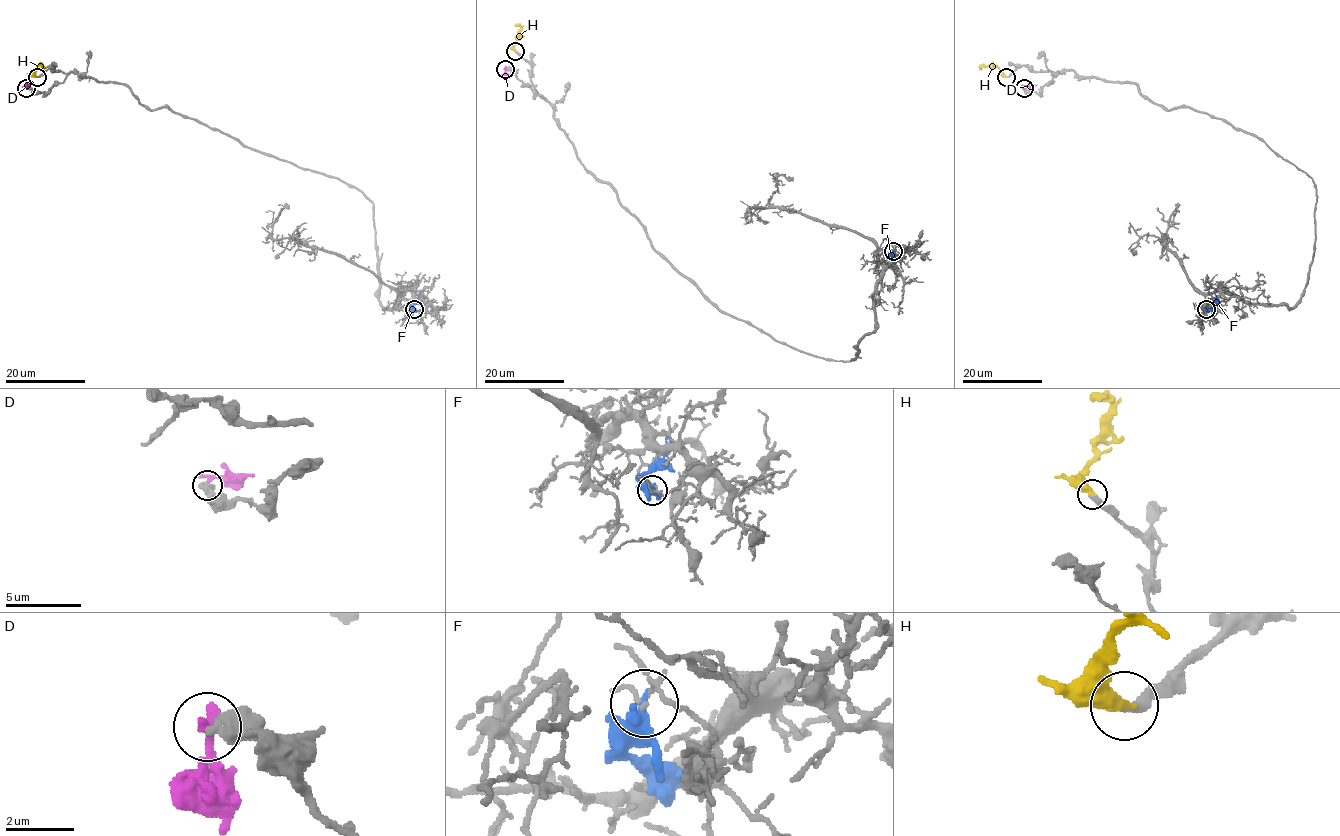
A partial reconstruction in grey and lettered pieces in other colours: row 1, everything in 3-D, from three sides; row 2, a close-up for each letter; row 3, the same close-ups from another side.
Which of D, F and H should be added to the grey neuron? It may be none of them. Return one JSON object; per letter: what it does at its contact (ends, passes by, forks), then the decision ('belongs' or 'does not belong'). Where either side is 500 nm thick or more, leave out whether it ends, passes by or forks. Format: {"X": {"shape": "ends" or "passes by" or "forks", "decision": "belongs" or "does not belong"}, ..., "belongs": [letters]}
{"D": {"shape": "ends", "decision": "does not belong"}, "F": {"shape": "ends", "decision": "does not belong"}, "H": {"shape": "ends", "decision": "belongs"}, "belongs": ["H"]}

